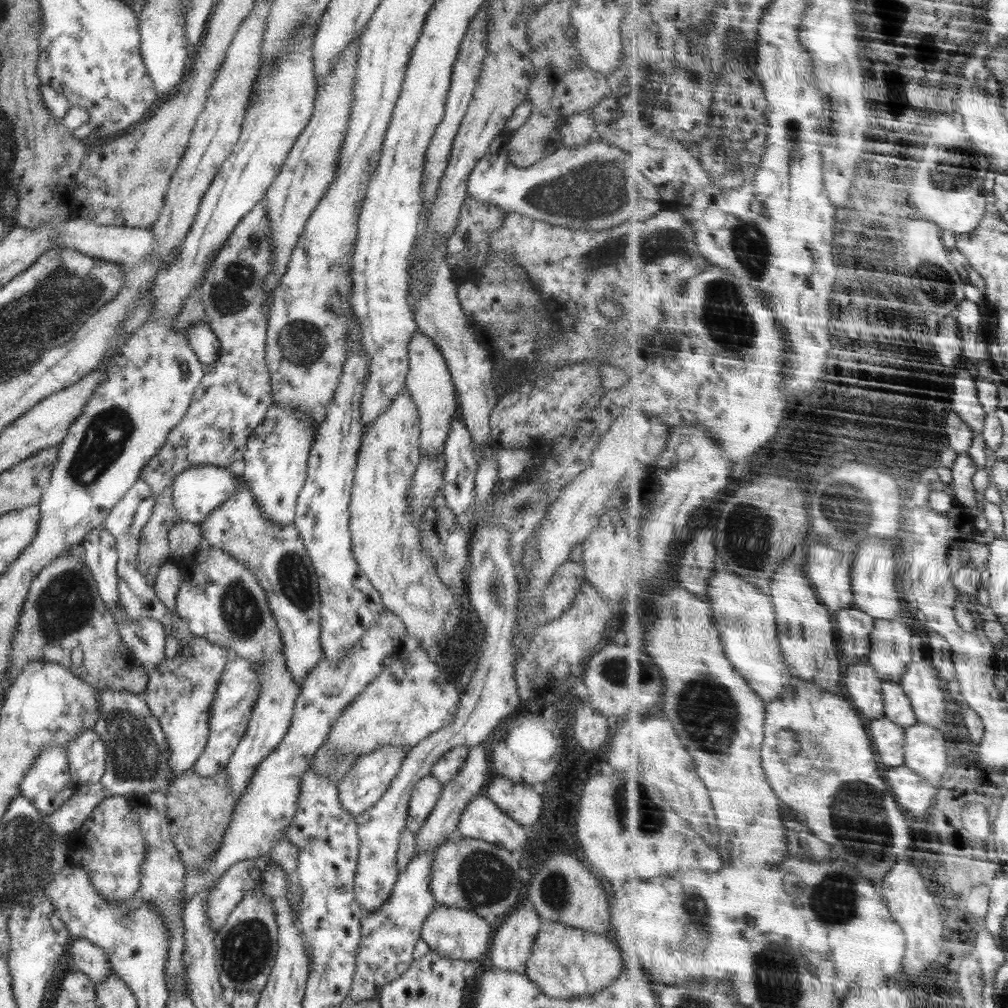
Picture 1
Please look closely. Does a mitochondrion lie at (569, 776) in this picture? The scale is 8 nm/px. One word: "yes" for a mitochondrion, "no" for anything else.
no

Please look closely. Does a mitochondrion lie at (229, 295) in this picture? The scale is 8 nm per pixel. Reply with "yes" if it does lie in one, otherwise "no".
yes

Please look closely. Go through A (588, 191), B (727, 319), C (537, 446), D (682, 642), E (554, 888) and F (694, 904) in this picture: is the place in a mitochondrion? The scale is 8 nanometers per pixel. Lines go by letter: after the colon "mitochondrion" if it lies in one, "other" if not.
A: mitochondrion
B: mitochondrion
C: other
D: other
E: mitochondrion
F: mitochondrion

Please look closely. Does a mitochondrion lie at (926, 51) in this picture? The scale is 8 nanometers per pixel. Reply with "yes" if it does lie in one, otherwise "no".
no

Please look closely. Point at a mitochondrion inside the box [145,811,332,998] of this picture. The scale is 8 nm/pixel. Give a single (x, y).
(247, 948)

